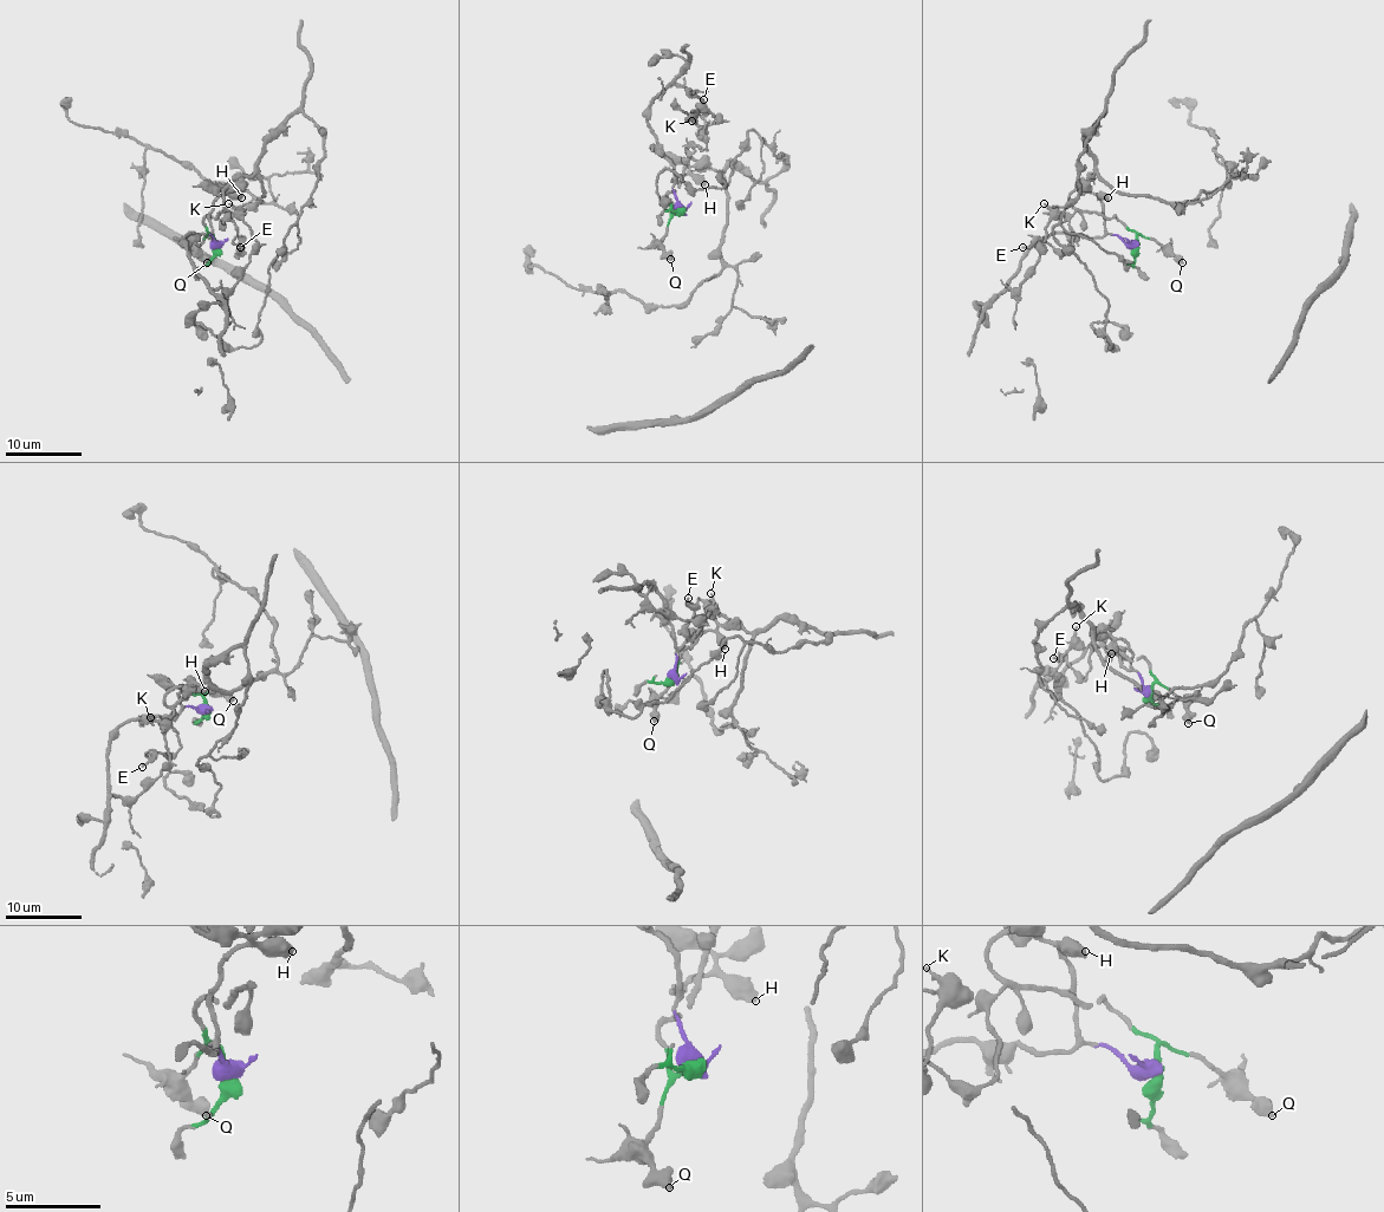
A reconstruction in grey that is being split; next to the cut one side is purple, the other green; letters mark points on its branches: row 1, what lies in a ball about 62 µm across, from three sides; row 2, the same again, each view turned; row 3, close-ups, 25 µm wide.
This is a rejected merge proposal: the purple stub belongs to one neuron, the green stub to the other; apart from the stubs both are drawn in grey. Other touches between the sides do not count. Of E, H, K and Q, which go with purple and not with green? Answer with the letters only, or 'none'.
H, K

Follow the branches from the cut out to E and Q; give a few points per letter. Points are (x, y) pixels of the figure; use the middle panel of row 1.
E: (678, 212), (673, 214), (668, 195), (678, 186), (684, 162), (697, 145), (702, 151), (707, 145), (703, 99)
Q: (678, 212), (662, 242), (671, 259)

